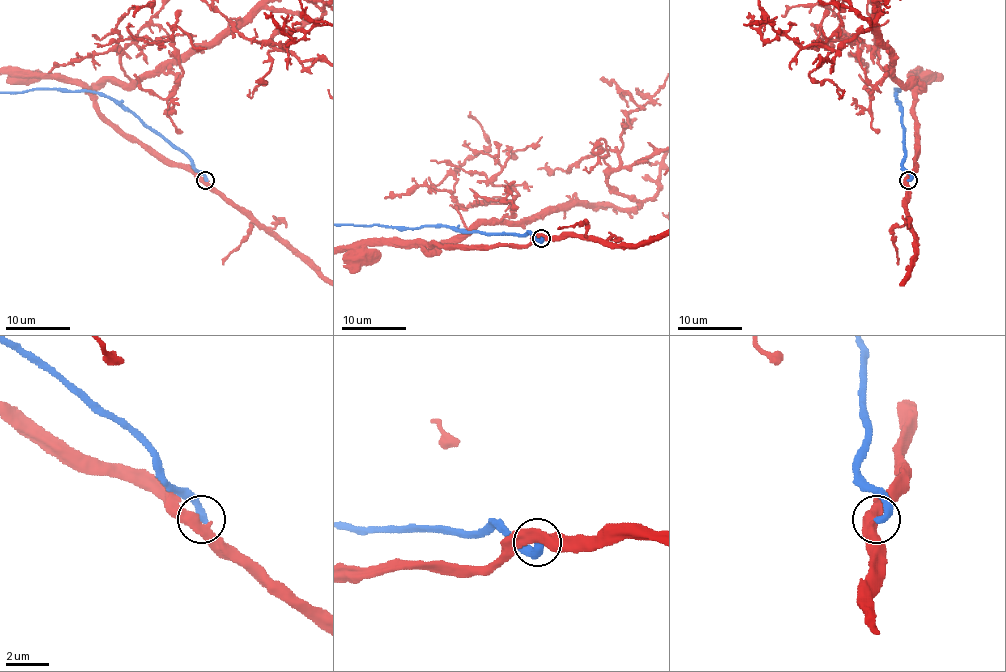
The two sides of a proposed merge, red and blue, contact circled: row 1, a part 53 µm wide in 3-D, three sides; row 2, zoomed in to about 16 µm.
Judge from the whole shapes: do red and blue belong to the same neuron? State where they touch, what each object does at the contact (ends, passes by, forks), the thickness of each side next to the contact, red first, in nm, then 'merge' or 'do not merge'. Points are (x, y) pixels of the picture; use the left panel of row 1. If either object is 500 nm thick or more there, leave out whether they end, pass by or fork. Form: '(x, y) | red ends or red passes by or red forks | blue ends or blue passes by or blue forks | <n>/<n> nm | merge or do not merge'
(205, 180) | 500/400 nm | do not merge

